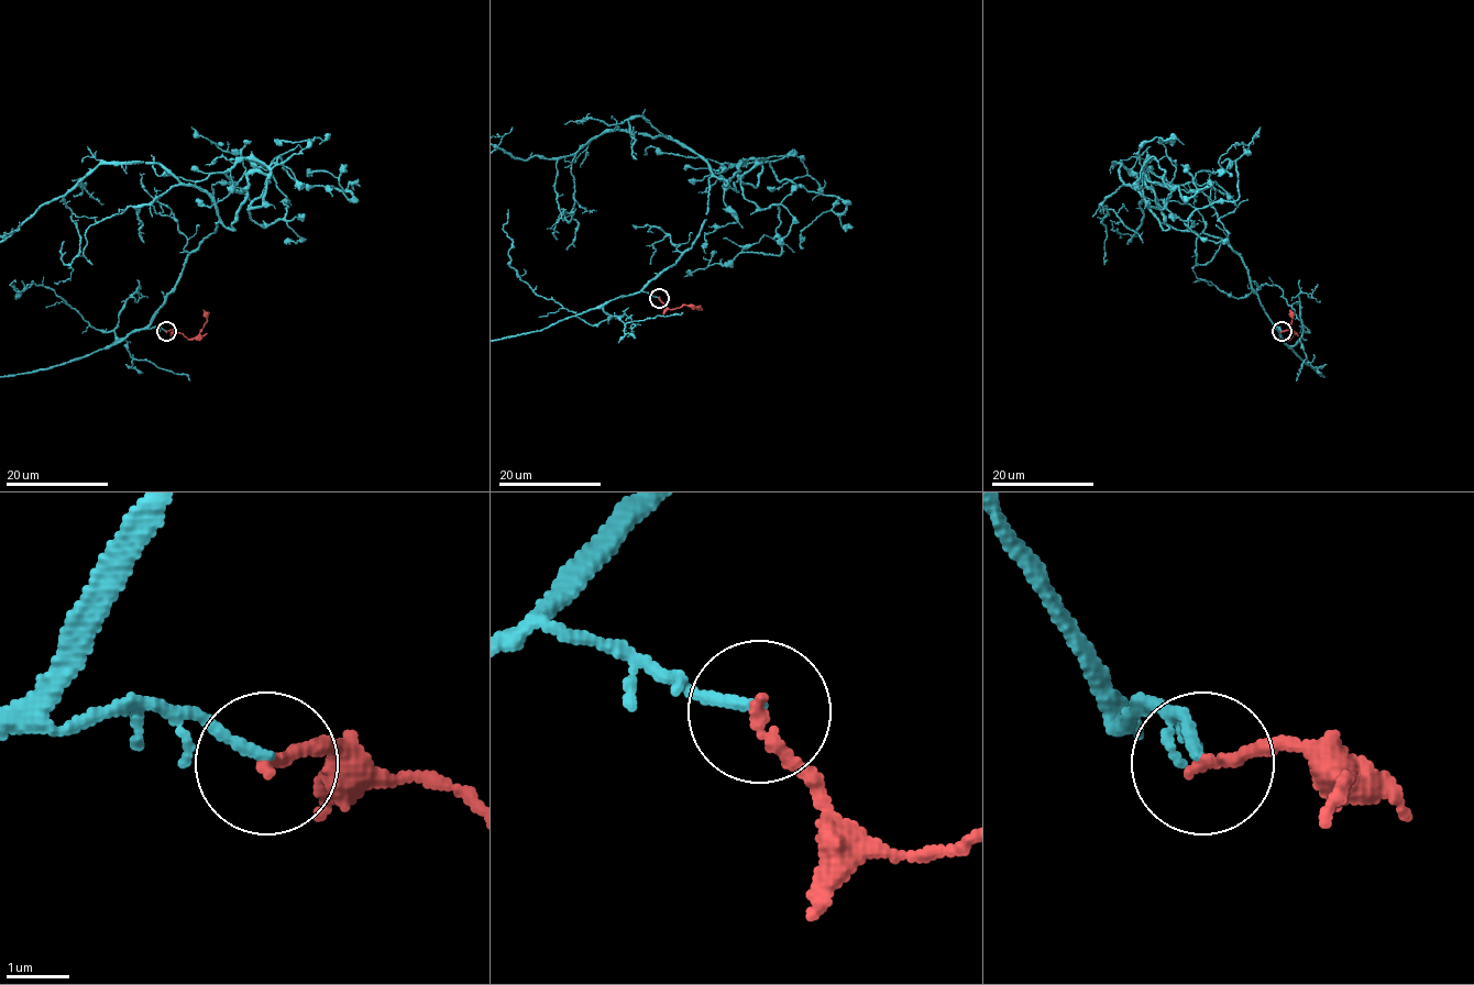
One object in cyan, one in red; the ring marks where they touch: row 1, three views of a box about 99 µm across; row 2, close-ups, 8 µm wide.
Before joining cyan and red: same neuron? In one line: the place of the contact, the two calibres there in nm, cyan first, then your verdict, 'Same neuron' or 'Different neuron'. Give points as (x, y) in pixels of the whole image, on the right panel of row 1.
Place: (1282, 331). Thickness 180 nm (cyan) against 190 nm. Different neuron

